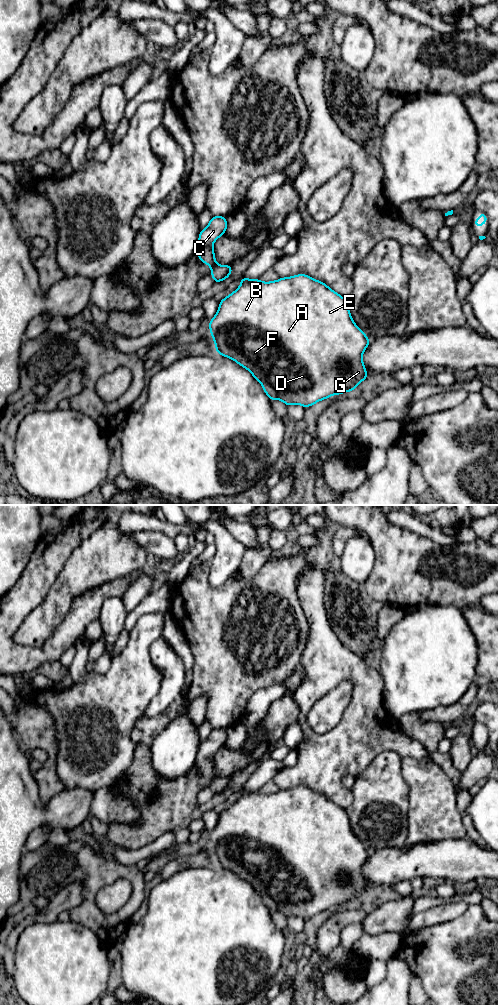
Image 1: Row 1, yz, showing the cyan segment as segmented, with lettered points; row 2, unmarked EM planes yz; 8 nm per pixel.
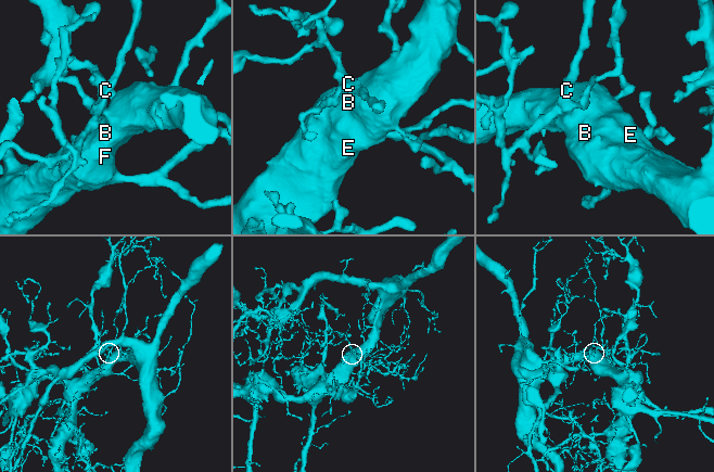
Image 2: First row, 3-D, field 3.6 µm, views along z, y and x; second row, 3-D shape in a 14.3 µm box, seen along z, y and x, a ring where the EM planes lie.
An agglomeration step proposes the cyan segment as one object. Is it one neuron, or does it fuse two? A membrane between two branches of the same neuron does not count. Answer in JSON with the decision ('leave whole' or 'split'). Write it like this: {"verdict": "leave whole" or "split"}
{"verdict": "leave whole"}

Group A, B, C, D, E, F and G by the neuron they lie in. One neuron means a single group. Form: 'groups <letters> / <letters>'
groups A B C D E F G

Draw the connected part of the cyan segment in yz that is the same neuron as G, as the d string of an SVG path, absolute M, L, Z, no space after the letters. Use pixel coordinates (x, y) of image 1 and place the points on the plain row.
M307 786L283 789L270 794L262 794L258 790L247 791L243 788L240 790L240 798L219 814L216 827L209 833L209 842L215 855L216 865L234 872L241 879L249 882L252 888L260 894L270 913L279 911L285 915L287 919L296 916L306 920L321 912L328 911L332 907L353 904L360 894L367 891L369 887L362 873L362 867L369 858L371 851L369 851L353 833L345 809L336 805L323 793L315 792Z

